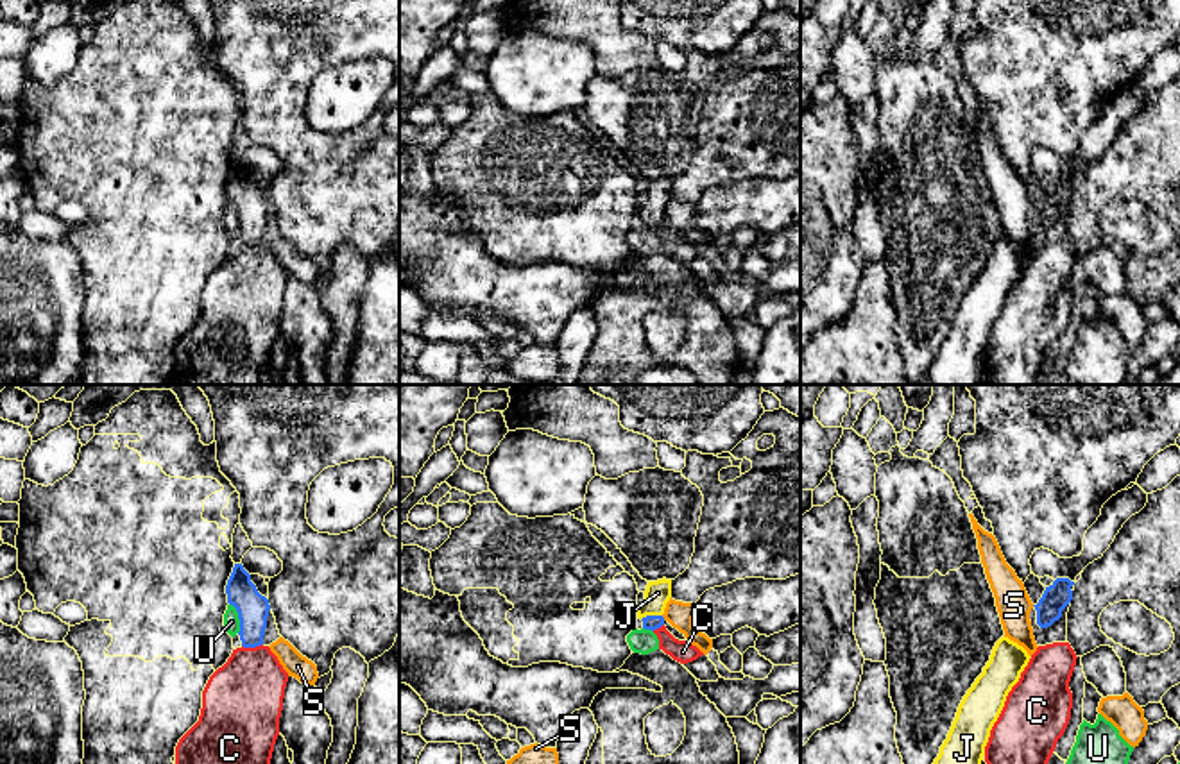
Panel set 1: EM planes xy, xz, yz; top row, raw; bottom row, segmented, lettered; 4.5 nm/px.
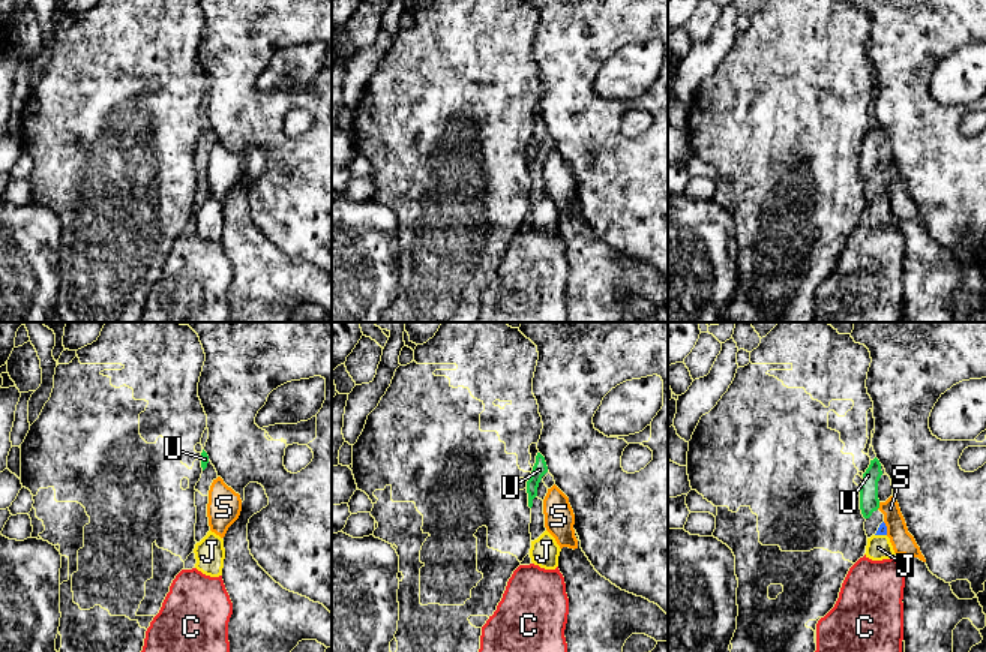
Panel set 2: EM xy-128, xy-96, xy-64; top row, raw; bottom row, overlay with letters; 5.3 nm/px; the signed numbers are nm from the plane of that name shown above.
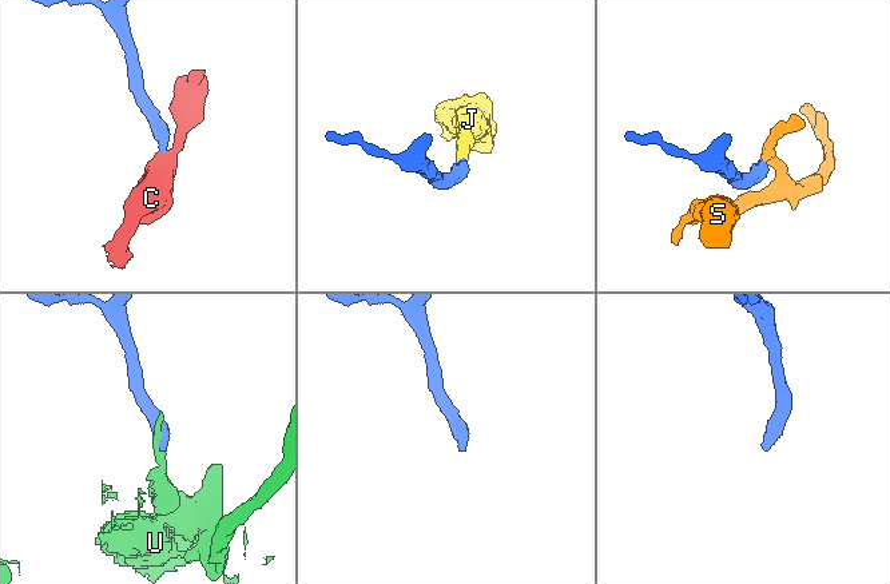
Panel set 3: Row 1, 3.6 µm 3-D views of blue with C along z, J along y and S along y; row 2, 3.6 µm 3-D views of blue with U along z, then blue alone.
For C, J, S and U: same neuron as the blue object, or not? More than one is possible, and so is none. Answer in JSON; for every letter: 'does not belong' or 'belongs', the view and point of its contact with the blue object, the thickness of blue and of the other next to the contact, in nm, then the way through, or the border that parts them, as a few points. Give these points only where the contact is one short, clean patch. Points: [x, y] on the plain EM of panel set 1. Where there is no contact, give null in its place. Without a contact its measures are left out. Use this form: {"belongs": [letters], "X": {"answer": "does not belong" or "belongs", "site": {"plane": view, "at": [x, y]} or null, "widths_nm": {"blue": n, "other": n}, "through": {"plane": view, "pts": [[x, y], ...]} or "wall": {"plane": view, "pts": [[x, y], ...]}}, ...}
{"belongs": ["J"], "C": {"answer": "does not belong", "site": {"plane": "xy", "at": [251, 246]}, "widths_nm": {"blue": 140, "other": 360}, "wall": {"plane": "xy", "pts": [[262, 242], [242, 246]]}}, "J": {"answer": "belongs", "site": {"plane": "xz", "at": [650, 215]}, "widths_nm": {"blue": 70, "other": 110}, "through": {"plane": "xz", "pts": [[652, 222], [650, 215], [658, 192]]}}, "S": {"answer": "does not belong", "site": {"plane": "xz", "at": [663, 217]}, "widths_nm": {"blue": 70, "other": 120}, "wall": {"plane": "xz", "pts": [[661, 215], [665, 219]]}}, "U": {"answer": "does not belong", "site": {"plane": "xy", "at": [239, 217]}, "widths_nm": {"blue": 140, "other": 70}, "wall": {"plane": "xy", "pts": [[230, 203], [237, 212], [239, 231]]}}}

